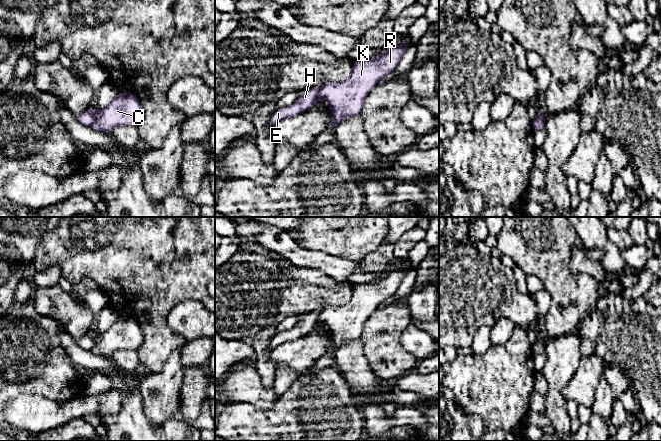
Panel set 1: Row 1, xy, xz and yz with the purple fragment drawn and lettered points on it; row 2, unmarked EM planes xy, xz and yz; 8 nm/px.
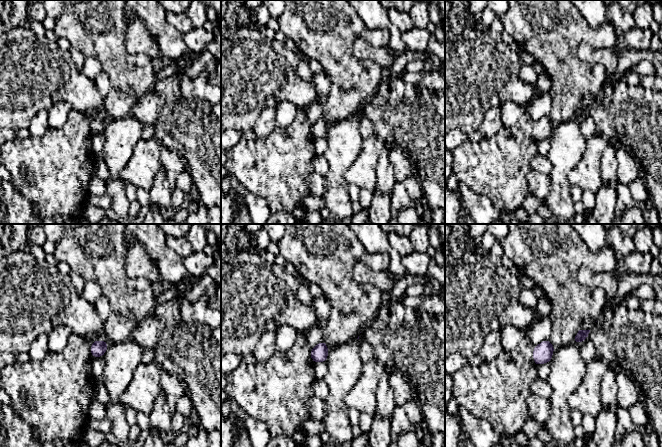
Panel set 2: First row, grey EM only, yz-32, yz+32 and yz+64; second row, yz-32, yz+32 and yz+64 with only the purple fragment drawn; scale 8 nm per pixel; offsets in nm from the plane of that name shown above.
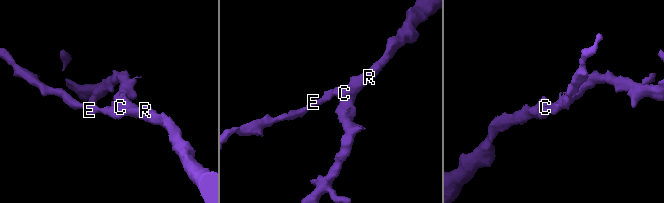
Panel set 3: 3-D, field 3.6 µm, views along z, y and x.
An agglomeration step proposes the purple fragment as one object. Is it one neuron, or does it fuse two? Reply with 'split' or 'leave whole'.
split

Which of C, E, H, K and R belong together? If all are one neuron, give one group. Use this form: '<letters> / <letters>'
C K R / E H

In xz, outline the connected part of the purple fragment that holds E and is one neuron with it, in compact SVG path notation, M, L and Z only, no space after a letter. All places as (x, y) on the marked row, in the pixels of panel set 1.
M316 86L301 91L300 96L294 105L285 108L277 108L270 118L270 126L272 127L280 120L294 117L301 112L310 109L314 103L319 100L318 93L319 89Z

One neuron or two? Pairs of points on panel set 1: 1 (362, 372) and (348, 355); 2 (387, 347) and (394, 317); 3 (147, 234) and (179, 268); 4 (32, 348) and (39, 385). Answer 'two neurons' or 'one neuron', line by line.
1: one neuron
2: one neuron
3: one neuron
4: one neuron

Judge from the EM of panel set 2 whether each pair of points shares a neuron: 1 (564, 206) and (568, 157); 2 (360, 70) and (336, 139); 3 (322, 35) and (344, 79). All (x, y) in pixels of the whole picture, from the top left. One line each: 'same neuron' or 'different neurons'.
1: same neuron
2: different neurons
3: same neuron

